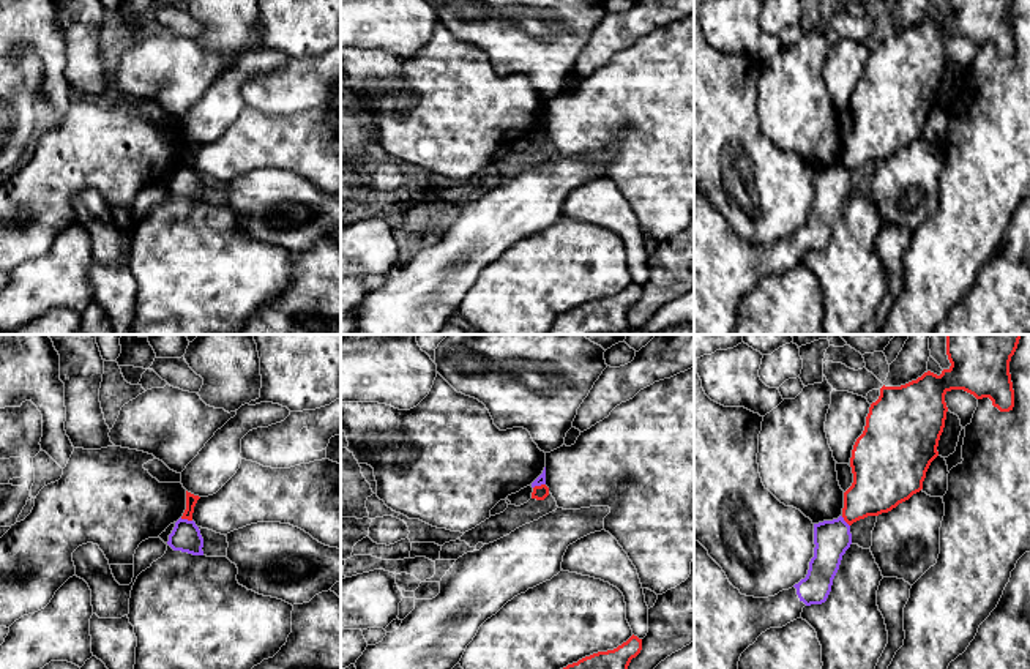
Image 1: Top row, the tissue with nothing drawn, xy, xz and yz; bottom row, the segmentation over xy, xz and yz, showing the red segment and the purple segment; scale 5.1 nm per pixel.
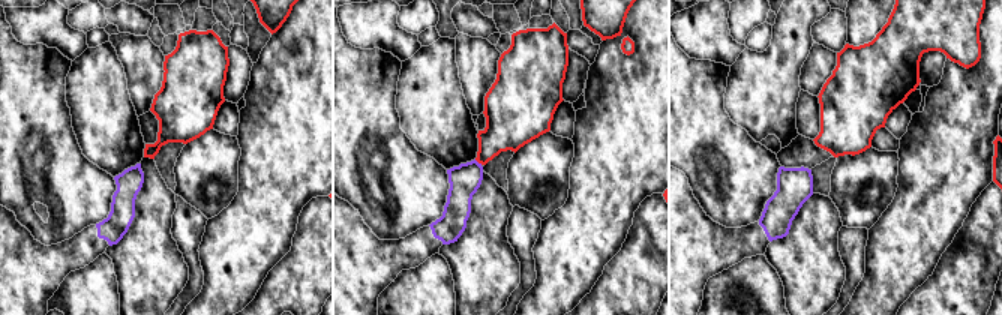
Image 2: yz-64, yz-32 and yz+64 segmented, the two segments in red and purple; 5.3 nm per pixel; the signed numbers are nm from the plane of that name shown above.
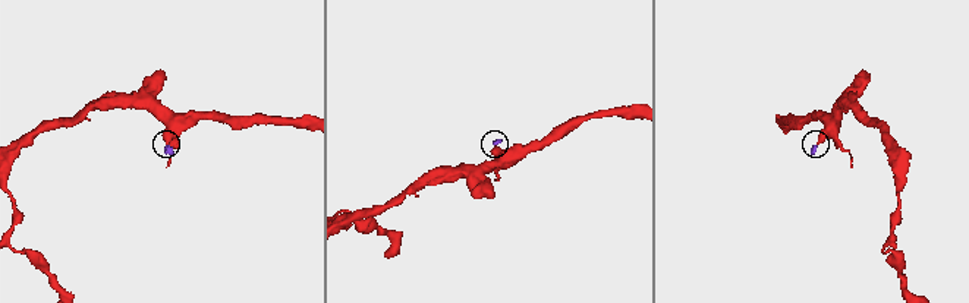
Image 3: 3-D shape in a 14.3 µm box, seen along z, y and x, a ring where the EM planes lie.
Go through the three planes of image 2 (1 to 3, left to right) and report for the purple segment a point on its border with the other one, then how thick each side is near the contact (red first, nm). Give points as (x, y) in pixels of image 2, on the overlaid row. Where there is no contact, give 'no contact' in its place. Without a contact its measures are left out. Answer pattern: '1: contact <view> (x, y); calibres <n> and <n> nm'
1: no contact
2: contact yz-32 (479, 162); calibres 260 and 160 nm
3: no contact

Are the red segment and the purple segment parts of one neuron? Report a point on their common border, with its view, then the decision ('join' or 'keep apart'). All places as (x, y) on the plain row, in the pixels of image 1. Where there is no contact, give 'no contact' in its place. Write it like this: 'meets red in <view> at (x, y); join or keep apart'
meets red in xy at (186, 164); keep apart

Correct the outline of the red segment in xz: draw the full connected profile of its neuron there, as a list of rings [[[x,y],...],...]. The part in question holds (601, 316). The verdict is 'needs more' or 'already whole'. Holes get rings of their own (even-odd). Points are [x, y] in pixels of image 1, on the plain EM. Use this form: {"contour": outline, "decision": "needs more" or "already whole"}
{"contour": [[[631,282],[614,297],[598,298],[560,316],[549,334],[607,334],[629,327],[628,312],[642,297],[642,286]]], "decision": "already whole"}

